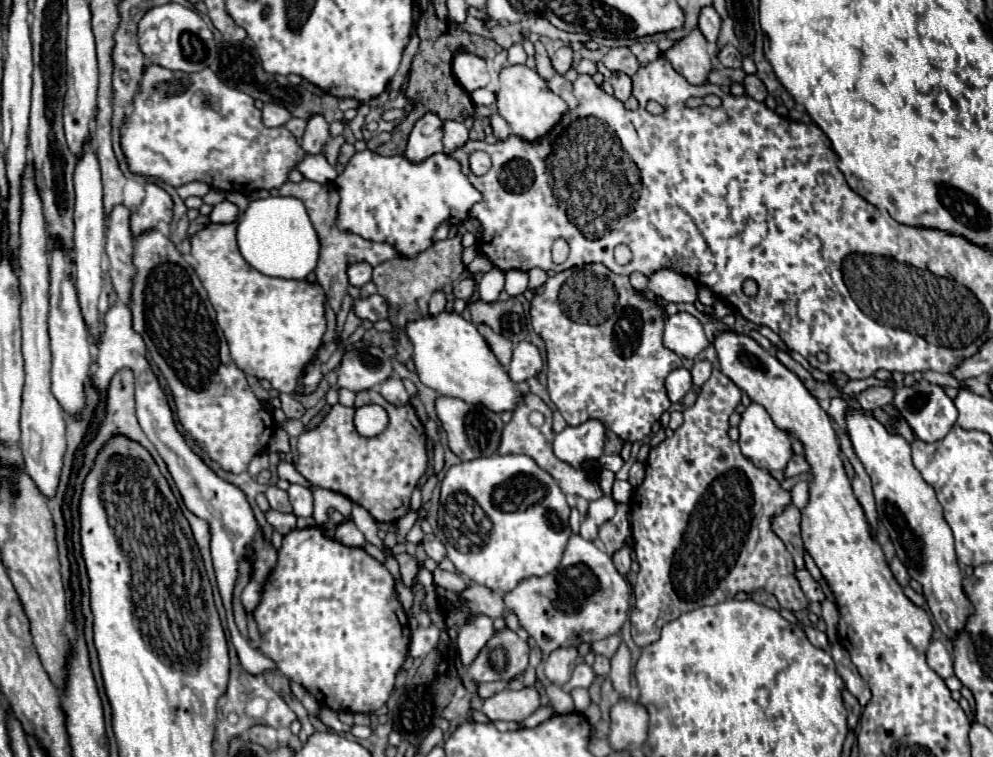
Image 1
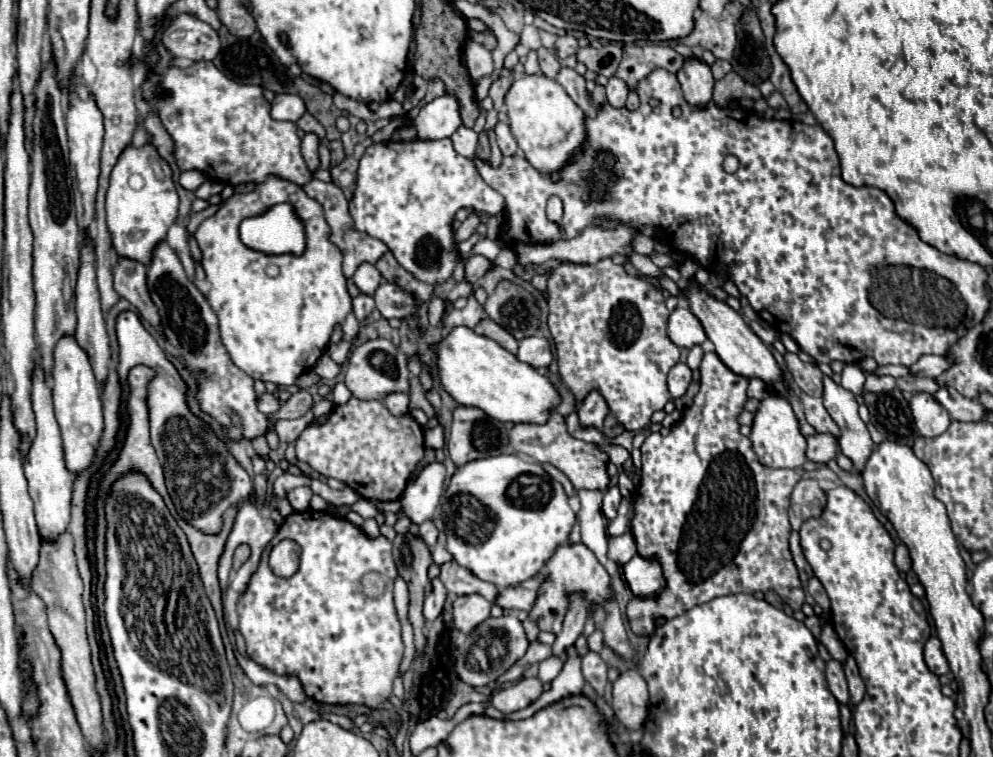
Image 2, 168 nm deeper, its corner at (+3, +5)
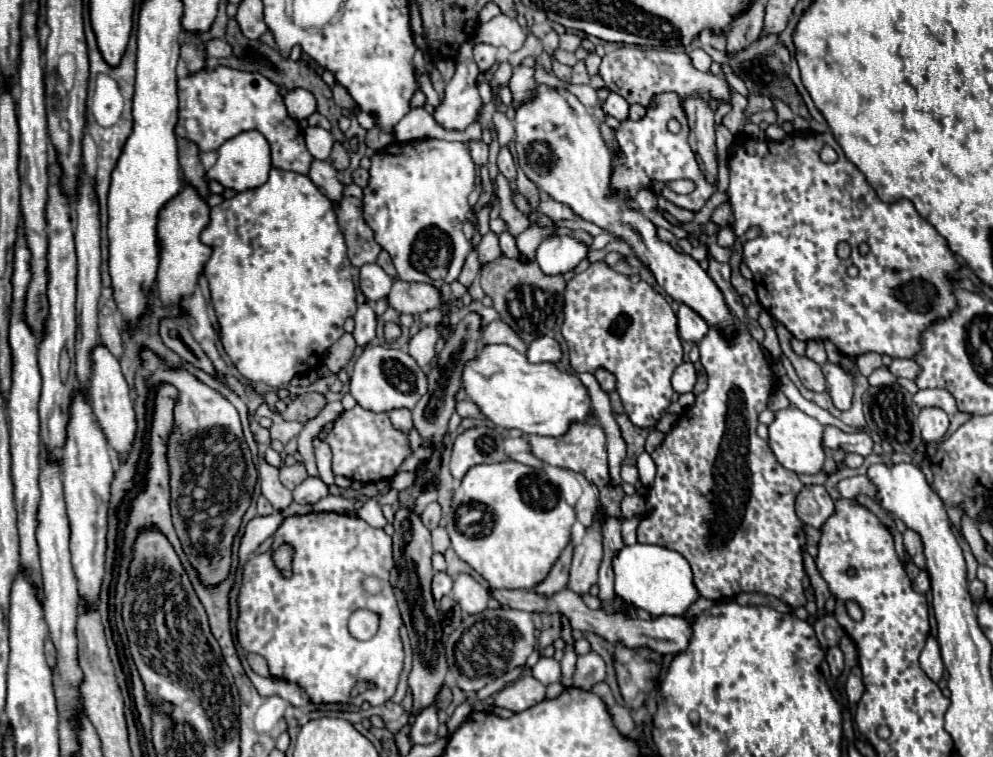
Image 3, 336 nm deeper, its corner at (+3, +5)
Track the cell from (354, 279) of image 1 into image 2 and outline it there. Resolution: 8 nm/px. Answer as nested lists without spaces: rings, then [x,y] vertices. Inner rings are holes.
[[[364,262],[364,264],[358,266],[358,270],[354,272],[352,280],[354,280],[354,284],[360,288],[360,292],[372,296],[374,290],[378,288],[378,284],[382,282],[382,276],[380,276],[380,272],[376,270],[376,266]]]

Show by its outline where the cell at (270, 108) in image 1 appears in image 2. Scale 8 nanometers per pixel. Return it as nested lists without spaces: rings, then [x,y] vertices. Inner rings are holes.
[[[278,94],[278,96],[272,100],[270,116],[272,116],[274,120],[296,122],[304,112],[306,112],[306,106],[304,106],[304,102],[302,102],[300,96],[294,96],[294,94]]]

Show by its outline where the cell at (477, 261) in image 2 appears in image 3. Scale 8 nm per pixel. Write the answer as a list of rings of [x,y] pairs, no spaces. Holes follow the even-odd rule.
[[[490,230],[486,236],[482,236],[482,242],[478,244],[480,262],[482,262],[482,264],[492,262],[492,260],[496,260],[500,254],[502,254],[502,250],[500,250],[500,244],[498,244],[498,234]]]

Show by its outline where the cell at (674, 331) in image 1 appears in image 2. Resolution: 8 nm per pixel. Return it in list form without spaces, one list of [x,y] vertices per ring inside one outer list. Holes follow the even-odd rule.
[[[678,306],[668,320],[668,338],[680,348],[692,348],[706,340],[704,328],[698,318],[688,310]]]

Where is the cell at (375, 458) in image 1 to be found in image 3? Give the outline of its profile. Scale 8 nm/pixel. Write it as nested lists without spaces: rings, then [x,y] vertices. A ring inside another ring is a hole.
[[[354,406],[352,410],[346,410],[336,422],[326,440],[334,454],[334,474],[342,474],[350,480],[358,482],[378,482],[382,478],[392,476],[398,466],[404,462],[406,456],[410,456],[410,444],[408,436],[400,430],[396,430],[388,418],[388,414],[374,414],[370,410],[364,410],[360,406]]]

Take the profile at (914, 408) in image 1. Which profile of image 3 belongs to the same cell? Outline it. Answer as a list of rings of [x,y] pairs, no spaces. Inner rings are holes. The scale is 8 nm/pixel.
[[[922,408],[918,416],[922,438],[926,442],[940,440],[948,430],[948,414],[938,408]]]

